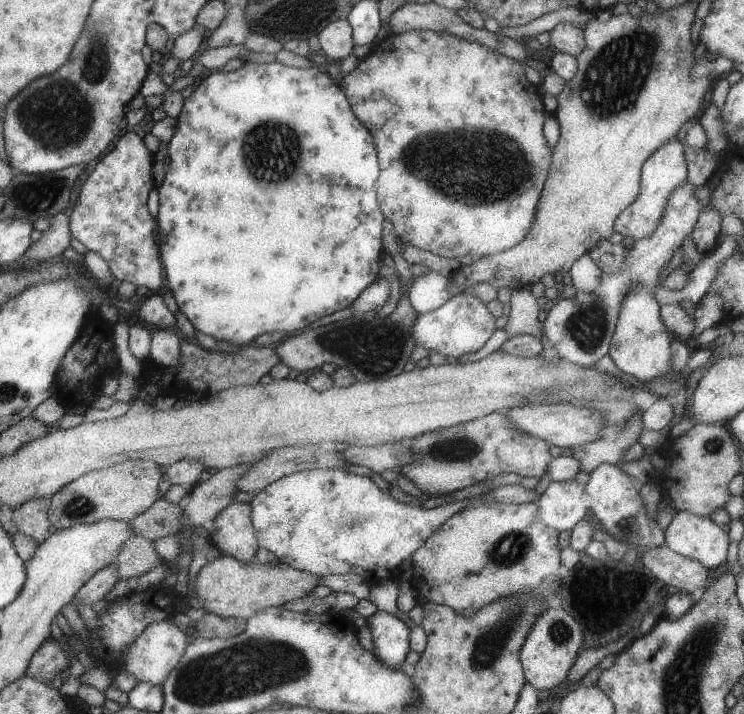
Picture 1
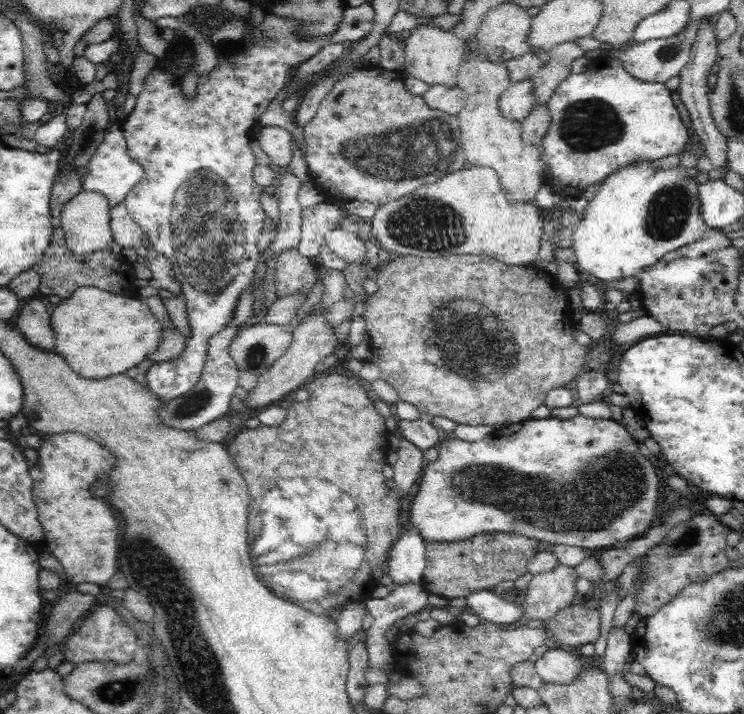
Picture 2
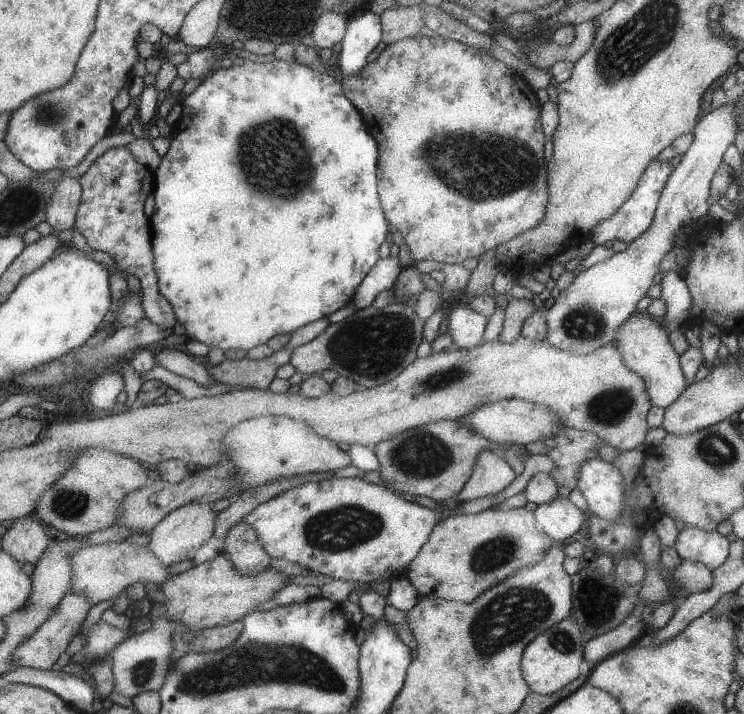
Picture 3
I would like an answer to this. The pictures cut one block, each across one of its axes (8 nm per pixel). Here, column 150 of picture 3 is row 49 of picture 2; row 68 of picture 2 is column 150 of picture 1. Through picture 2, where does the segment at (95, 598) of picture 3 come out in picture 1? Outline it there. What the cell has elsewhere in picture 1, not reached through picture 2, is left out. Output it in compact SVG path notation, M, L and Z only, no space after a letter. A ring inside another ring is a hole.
M136 535L126 542L121 554L114 562L117 564L119 579L139 577L162 564L153 542L140 535Z

